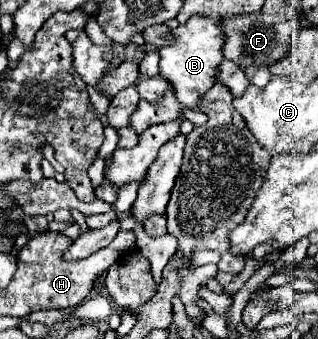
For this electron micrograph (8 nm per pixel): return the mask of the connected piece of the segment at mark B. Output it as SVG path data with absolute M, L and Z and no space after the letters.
M190 17L186 25L180 25L170 31L170 35L164 35L168 45L160 47L160 71L158 75L170 83L170 89L174 89L174 97L178 101L194 111L200 111L198 101L202 101L204 93L214 85L214 77L218 71L218 65L222 63L222 45L224 45L224 33L218 23L218 17Z

